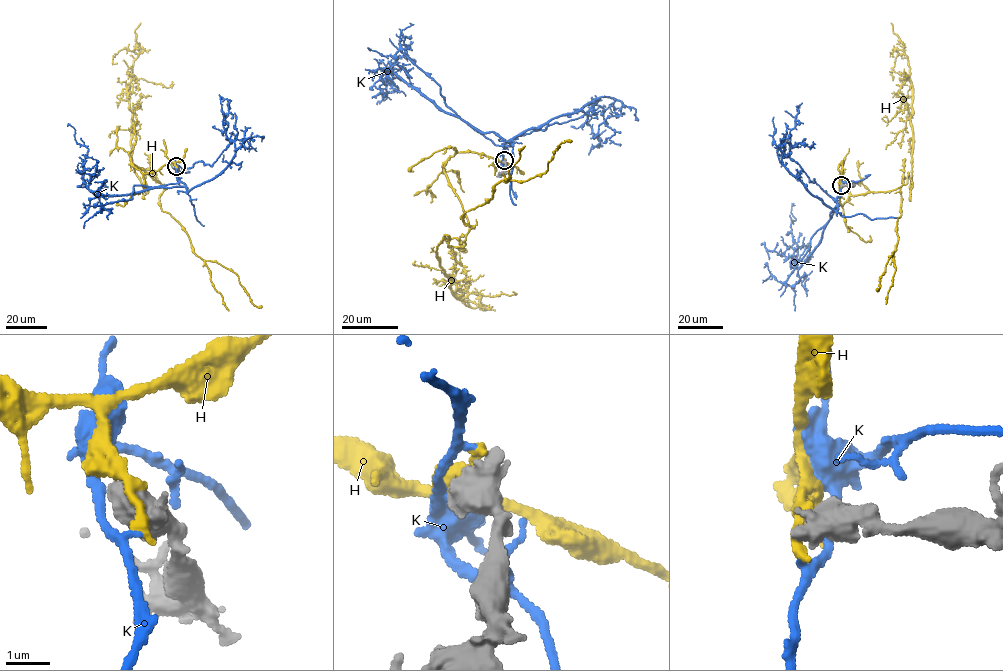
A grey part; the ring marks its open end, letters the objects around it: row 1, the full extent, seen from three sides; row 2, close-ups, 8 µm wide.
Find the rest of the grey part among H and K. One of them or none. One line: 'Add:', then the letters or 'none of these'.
Add: none of these

